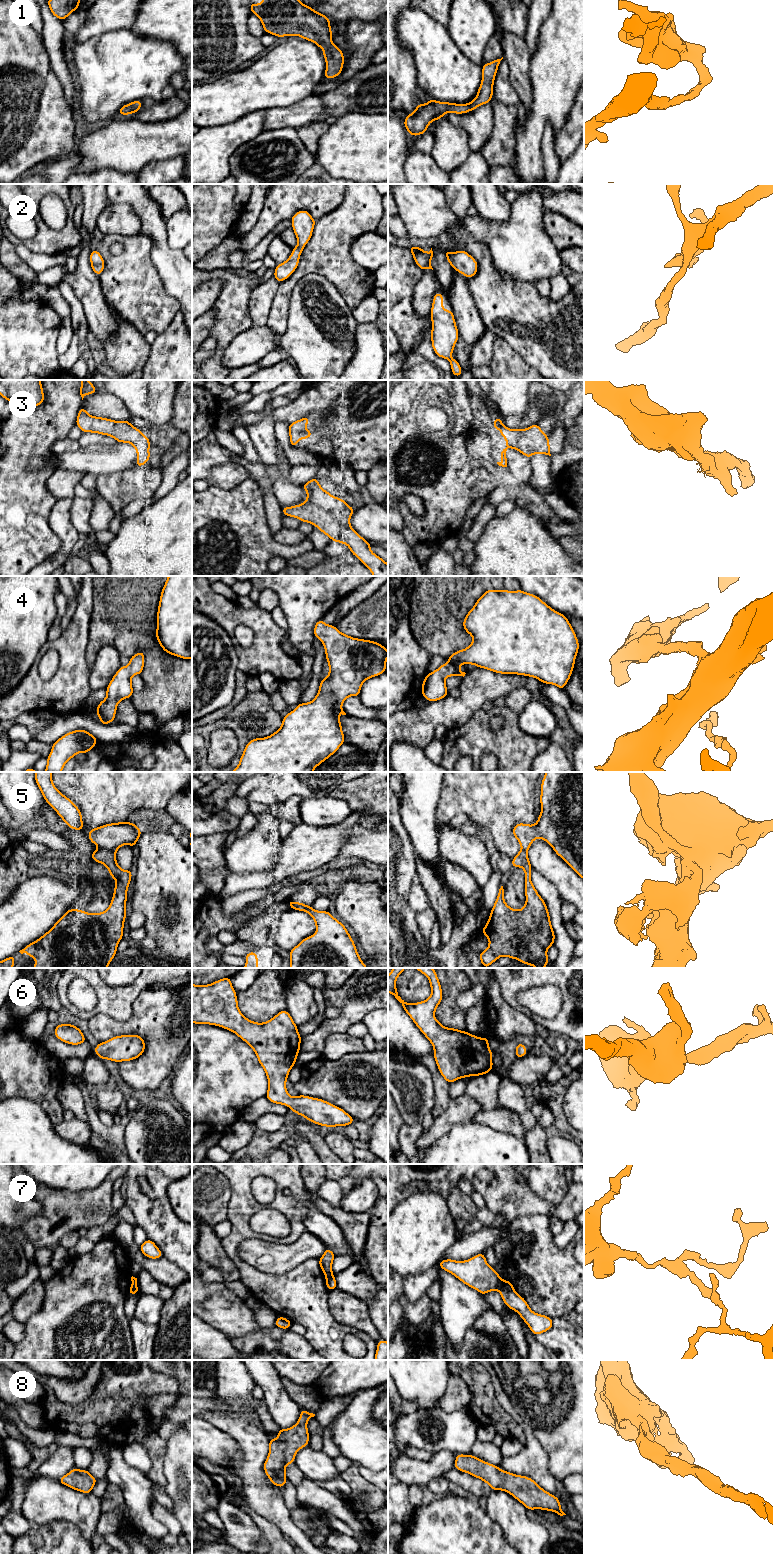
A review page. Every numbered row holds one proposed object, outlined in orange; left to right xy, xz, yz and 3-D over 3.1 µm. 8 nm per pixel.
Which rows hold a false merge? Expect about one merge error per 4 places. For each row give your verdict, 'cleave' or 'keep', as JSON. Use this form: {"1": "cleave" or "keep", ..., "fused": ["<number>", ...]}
{"1": "keep", "2": "keep", "3": "keep", "4": "keep", "5": "cleave", "6": "keep", "7": "cleave", "8": "keep", "fused": ["5", "7"]}

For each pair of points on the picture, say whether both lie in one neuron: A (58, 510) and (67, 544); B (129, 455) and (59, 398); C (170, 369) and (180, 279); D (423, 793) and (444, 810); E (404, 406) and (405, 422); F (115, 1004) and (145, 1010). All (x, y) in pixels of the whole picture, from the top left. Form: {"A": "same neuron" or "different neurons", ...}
{"A": "same neuron", "B": "different neurons", "C": "different neurons", "D": "different neurons", "E": "different neurons", "F": "different neurons"}

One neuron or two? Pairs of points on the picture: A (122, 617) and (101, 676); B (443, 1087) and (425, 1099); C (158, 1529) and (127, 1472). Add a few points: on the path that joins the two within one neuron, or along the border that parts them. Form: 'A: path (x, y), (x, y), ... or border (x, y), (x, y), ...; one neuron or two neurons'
A: border (121, 655), (113, 647), (104, 645), (94, 662); two neurons
B: border (428, 1070), (434, 1091), (434, 1107), (431, 1112); two neurons
C: path (144, 1515), (139, 1510), (135, 1486); one neuron

